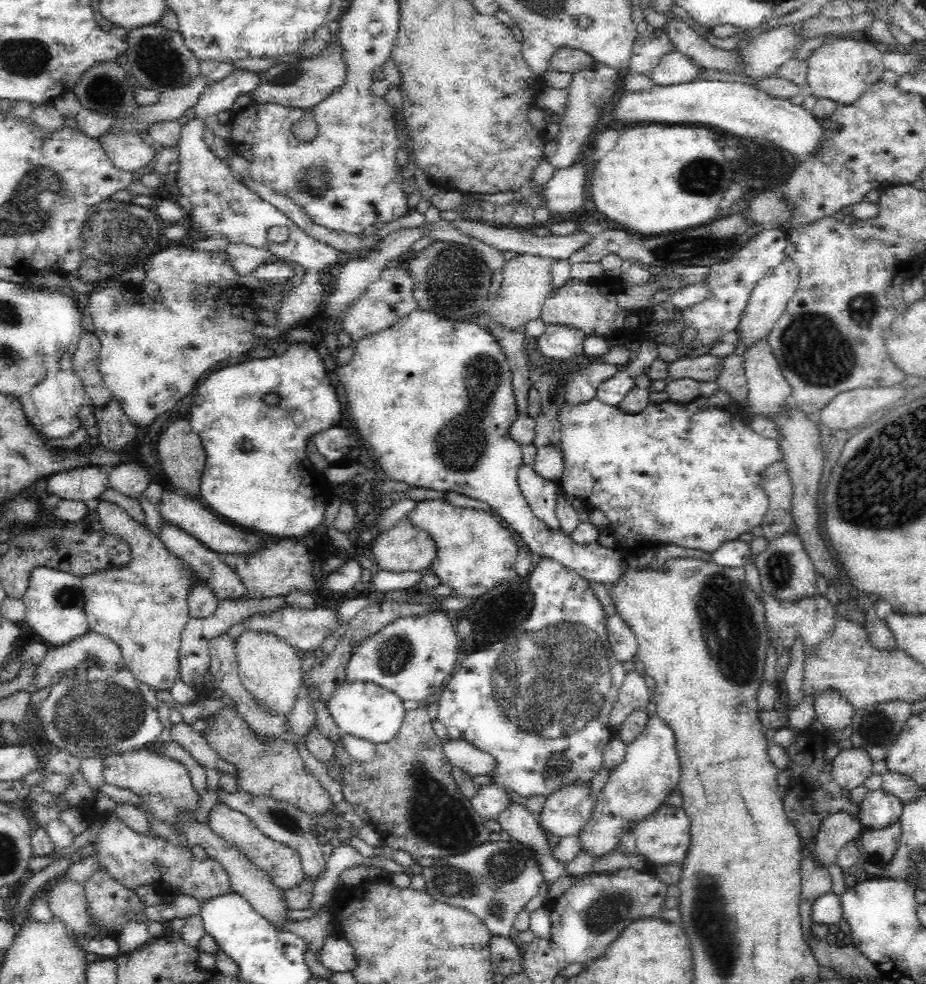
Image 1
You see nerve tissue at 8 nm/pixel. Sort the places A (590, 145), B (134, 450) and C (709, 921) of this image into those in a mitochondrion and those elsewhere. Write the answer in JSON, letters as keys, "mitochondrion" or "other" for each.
{"A":"other","B":"other","C":"mitochondrion"}

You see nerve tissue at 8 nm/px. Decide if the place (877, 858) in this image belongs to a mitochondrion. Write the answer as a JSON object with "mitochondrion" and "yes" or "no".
{"mitochondrion":"yes"}

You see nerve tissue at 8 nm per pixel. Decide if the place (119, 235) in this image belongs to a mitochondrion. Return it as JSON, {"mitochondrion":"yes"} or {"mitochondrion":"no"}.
{"mitochondrion":"yes"}

